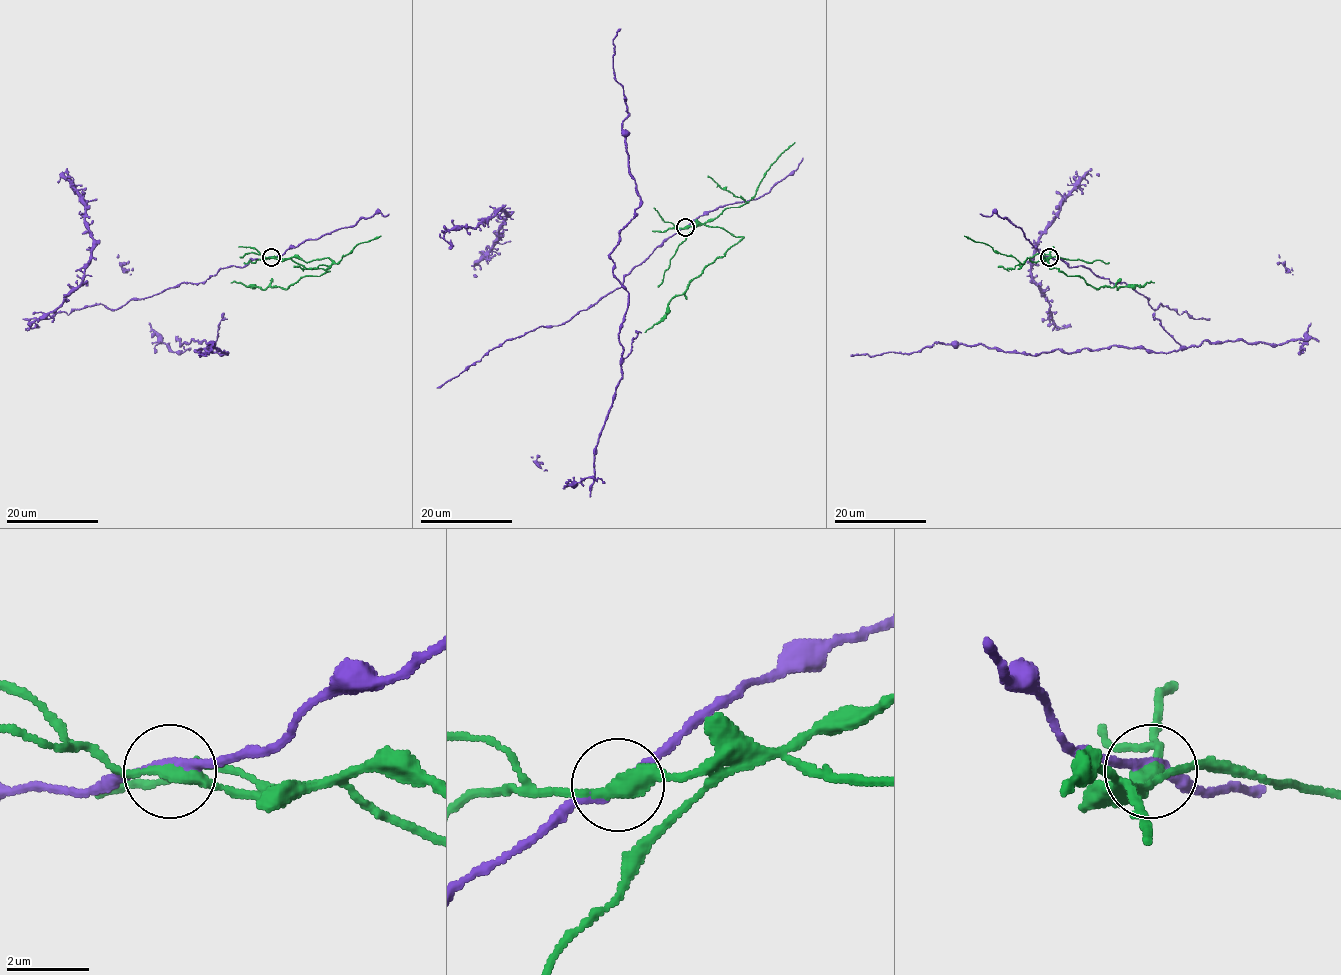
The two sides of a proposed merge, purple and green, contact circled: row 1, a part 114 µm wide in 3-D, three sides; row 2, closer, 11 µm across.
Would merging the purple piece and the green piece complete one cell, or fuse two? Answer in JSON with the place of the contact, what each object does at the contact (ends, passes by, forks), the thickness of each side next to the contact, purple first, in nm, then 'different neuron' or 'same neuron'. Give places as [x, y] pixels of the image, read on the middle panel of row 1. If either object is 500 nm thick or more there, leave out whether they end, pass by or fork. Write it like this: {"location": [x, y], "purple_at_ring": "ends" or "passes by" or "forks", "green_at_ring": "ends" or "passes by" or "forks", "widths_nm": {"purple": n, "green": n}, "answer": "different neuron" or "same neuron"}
{"location": [685, 227], "purple_at_ring": "passes by", "green_at_ring": "passes by", "widths_nm": {"purple": 200, "green": 360}, "answer": "different neuron"}

